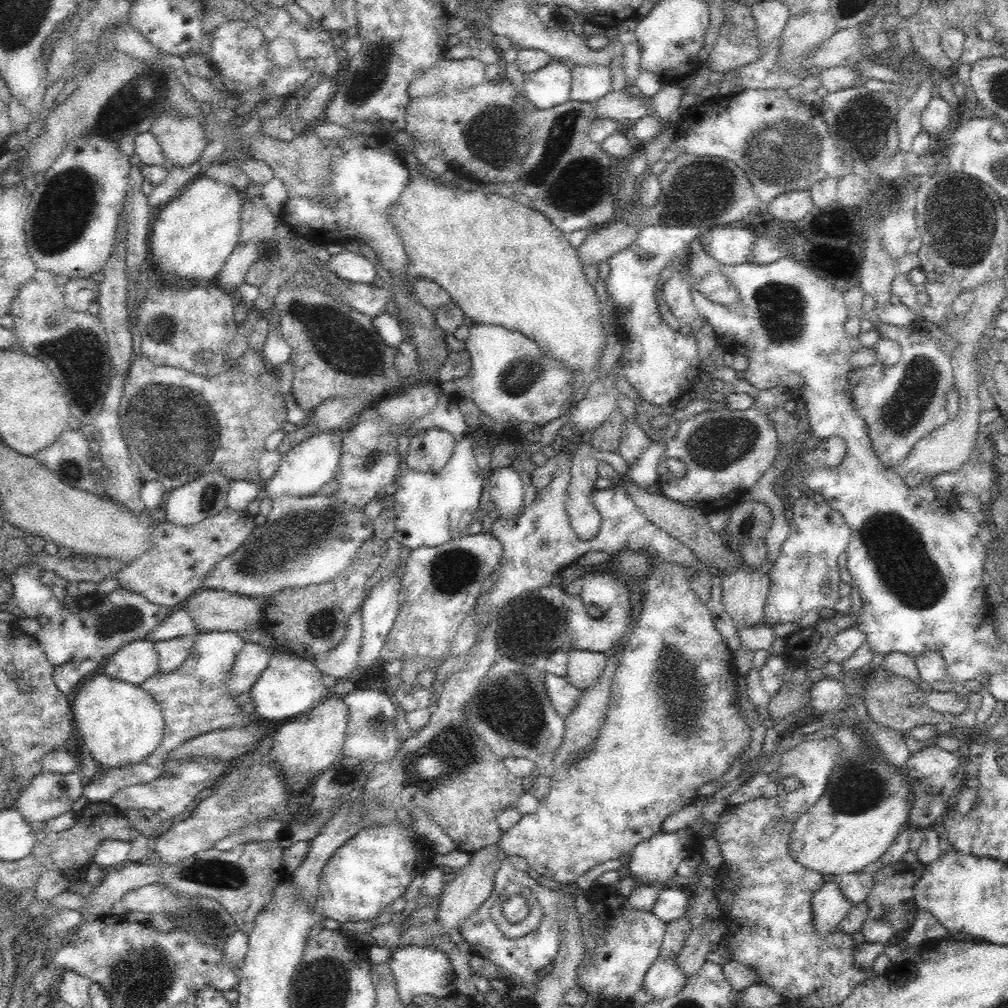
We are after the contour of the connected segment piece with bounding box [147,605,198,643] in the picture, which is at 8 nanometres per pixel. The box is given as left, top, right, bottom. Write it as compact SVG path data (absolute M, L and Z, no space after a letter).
M180 605L171 610L171 613L148 634L147 638L156 643L170 638L182 638L182 636L192 636L196 634L192 617L188 614L185 606Z

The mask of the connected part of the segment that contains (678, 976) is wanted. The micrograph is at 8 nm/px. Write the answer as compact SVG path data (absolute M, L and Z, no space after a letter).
M658 955L646 973L643 988L653 994L654 999L674 996L686 984L687 978L680 969L677 955Z

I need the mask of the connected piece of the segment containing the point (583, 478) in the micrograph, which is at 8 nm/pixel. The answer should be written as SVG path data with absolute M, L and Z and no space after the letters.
M578 435L576 439L578 446L576 452L574 451L571 455L571 475L565 490L565 505L571 527L574 529L577 537L588 542L588 540L594 539L599 534L602 520L600 511L598 511L594 501L592 501L592 492L599 489L596 485L598 461L591 454L593 448L588 436Z

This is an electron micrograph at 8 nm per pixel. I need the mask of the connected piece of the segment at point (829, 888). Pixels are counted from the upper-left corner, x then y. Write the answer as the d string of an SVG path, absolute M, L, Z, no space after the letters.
M836 881L825 883L811 898L815 931L826 936L837 930L852 905L844 898Z

